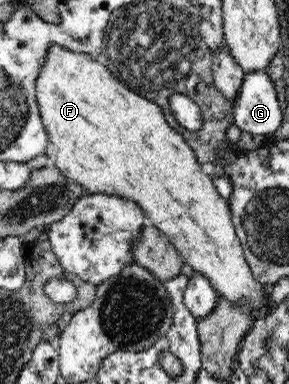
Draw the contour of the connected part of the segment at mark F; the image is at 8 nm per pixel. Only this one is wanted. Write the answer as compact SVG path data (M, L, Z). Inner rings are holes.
M57 44L48 50L47 60L37 75L36 101L47 132L45 153L49 164L57 167L68 181L85 187L90 193L117 195L135 201L146 216L146 222L167 236L193 270L209 279L218 295L235 305L249 305L251 311L267 306L270 287L253 277L231 220L228 199L217 192L209 169L198 163L185 138L169 127L161 107L129 90L89 54Z

